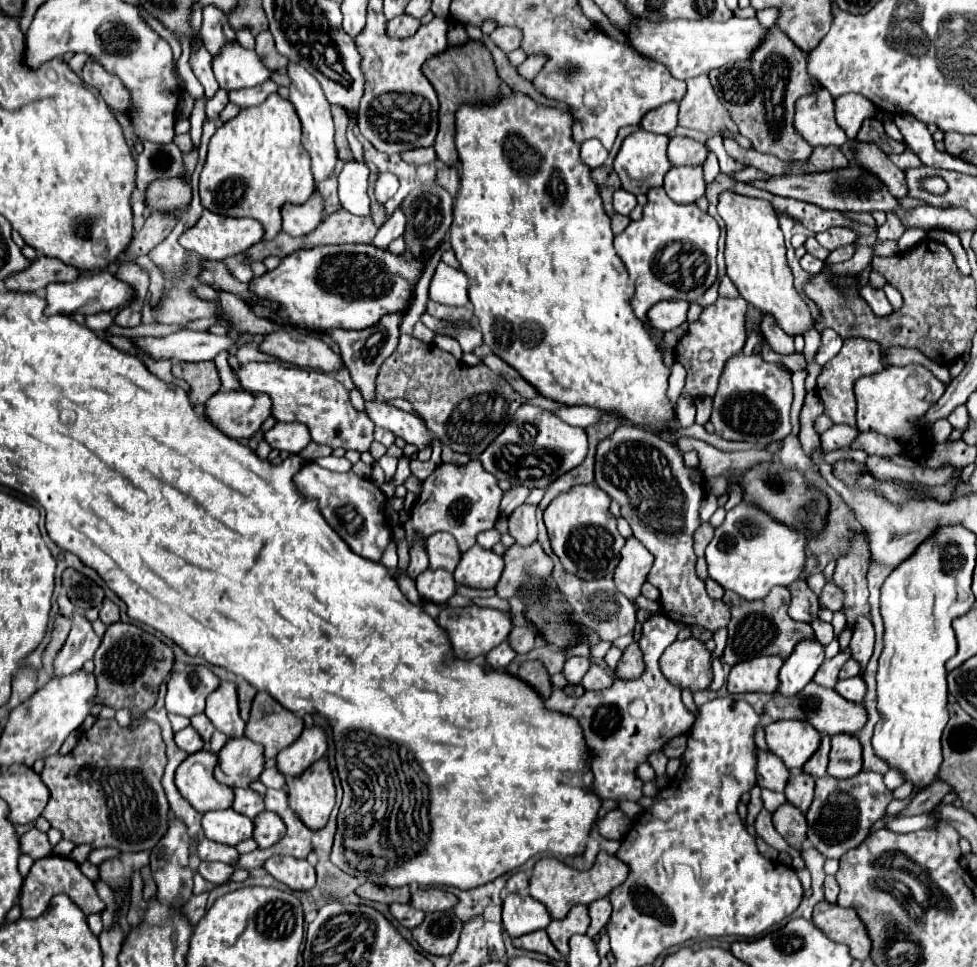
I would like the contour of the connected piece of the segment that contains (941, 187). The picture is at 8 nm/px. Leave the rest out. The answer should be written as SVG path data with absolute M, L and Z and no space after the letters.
M923 177L921 185L923 185L925 191L929 191L929 193L933 193L933 195L943 195L943 193L947 193L947 183L945 183L941 177Z

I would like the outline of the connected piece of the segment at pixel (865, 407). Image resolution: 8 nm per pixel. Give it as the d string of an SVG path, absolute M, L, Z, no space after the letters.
M905 365L905 367L887 367L881 373L859 377L855 381L855 397L857 397L857 429L861 433L875 431L903 445L901 457L911 459L913 449L923 445L923 433L917 431L915 421L927 413L927 409L939 401L945 393L945 385L925 367L921 365Z

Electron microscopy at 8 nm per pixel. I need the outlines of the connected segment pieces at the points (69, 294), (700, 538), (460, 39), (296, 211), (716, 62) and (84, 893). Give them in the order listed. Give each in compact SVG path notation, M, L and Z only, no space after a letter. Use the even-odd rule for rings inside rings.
M97 271L95 275L81 275L77 281L71 281L71 283L51 283L51 285L47 285L47 303L49 305L47 305L45 313L47 315L55 315L55 313L93 315L93 313L125 307L125 305L133 303L133 299L135 299L135 289L131 285L123 283L121 279L117 279L109 271ZM89 301L93 301L93 305L87 305Z
M709 522L702 523L694 534L694 552L697 556L697 575L707 579L707 563L705 563L705 549L714 536L714 528Z
M451 24L447 31L447 40L449 45L461 45L469 39L463 24Z
M319 191L313 193L311 199L307 199L303 205L287 203L281 209L283 217L283 231L291 237L301 237L311 233L315 227L319 227L323 219L323 195Z
M733 17L725 23L685 19L651 23L645 19L635 19L633 27L629 29L629 41L641 55L663 63L675 79L686 80L701 73L709 73L711 69L723 67L727 63L751 59L751 53L755 53L755 49L763 43L767 33L769 27L761 25L757 17Z
M49 855L49 857L43 857L39 861L33 863L29 875L25 877L25 883L23 883L23 889L21 889L21 897L19 897L19 905L23 909L23 917L25 919L35 919L35 917L41 917L47 907L49 907L49 901L57 895L57 893L65 893L73 899L73 903L85 913L85 915L91 915L91 913L101 913L105 909L105 903L99 899L99 895L95 895L95 887L93 887L93 881L87 879L81 871L79 871L79 865L75 861L71 861L69 857L61 857L61 855Z

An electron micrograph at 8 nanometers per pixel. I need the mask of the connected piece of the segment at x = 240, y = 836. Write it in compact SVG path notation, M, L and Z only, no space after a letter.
M233 809L207 811L203 815L203 831L205 837L215 843L237 845L239 841L251 837L253 821L241 813L235 813Z

